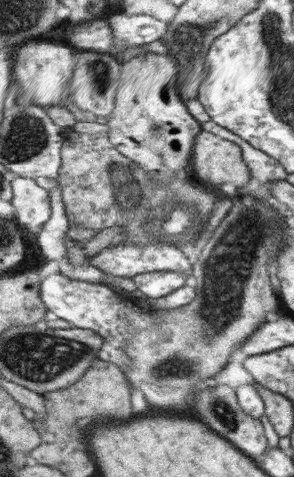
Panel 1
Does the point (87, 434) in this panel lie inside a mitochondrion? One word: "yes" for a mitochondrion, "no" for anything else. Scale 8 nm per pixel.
no

